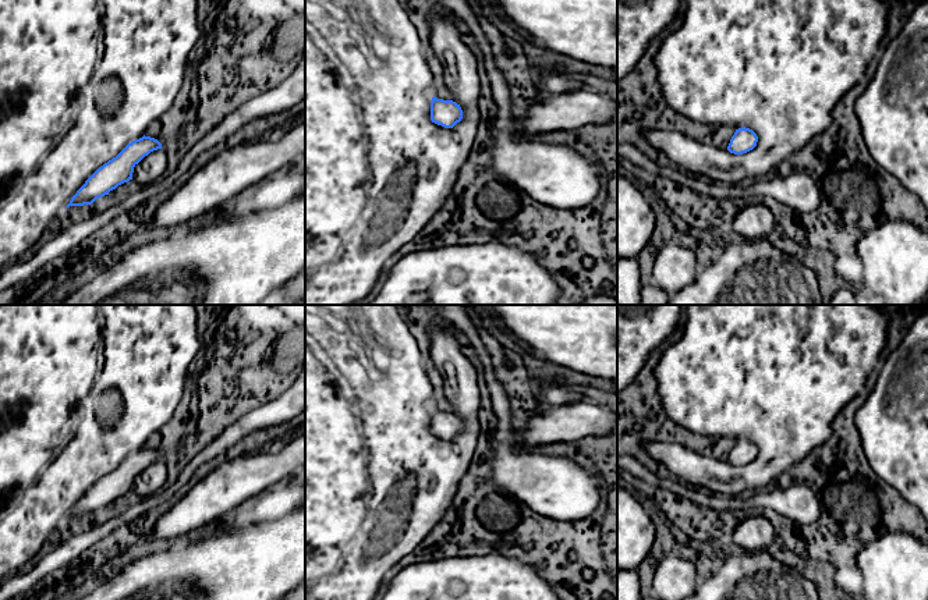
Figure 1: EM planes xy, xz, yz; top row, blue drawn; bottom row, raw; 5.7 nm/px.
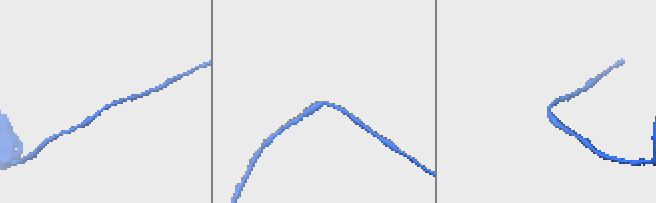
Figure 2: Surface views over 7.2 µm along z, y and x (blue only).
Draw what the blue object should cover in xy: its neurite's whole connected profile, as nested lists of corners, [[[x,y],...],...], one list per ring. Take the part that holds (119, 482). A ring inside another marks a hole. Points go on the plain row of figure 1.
[[[142,448],[128,455],[116,469],[99,479],[71,510],[70,518],[92,516],[109,507],[118,497],[132,491],[134,479],[150,464],[162,461],[162,455],[150,448]]]

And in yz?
[[[738,440],[730,451],[727,462],[734,466],[743,466],[752,462],[757,458],[758,448],[750,440]]]

